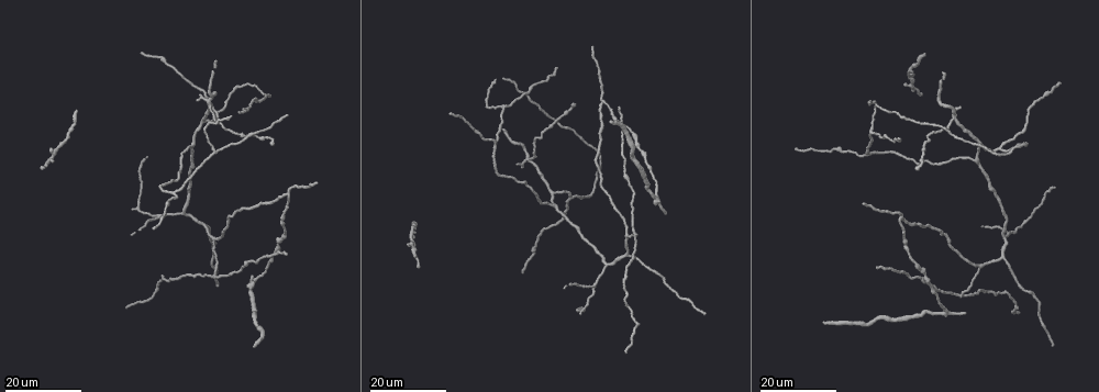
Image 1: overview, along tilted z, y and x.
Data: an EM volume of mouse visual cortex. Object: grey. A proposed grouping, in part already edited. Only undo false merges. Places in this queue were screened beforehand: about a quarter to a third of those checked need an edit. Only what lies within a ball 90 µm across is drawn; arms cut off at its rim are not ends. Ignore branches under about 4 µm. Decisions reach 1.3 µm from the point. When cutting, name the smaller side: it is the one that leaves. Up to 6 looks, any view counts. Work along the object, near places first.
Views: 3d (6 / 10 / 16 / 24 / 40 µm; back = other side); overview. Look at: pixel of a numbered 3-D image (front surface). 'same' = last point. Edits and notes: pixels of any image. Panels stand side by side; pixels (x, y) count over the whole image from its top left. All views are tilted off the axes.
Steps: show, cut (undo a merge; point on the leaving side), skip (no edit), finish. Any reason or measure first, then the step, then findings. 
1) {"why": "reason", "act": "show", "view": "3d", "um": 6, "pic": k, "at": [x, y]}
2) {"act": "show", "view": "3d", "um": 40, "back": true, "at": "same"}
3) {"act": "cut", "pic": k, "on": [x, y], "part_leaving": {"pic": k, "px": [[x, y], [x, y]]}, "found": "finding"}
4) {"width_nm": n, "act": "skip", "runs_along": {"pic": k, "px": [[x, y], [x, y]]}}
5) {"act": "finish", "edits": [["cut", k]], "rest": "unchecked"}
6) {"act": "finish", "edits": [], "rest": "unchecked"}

{"why": "arms part here", "act": "show", "view": "3d", "um": 16, "pic": 1, "at": [175, 193]}

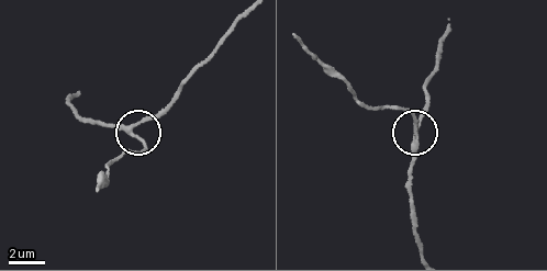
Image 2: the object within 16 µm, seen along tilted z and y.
{"act": "show", "view": "3d", "um": 6, "pic": 2, "at": [136, 125]}

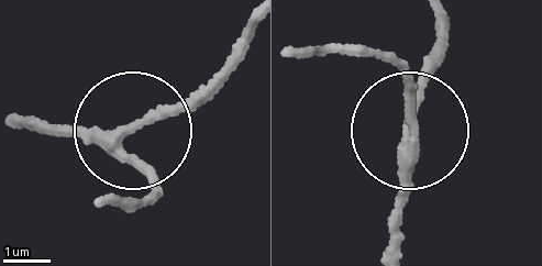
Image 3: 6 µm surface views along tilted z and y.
{"width_nm": 220, "act": "skip", "runs_along": {"pic": 3, "px": [[399, 240], [409, 128], [396, 59]]}, "found": "one neuron here"}

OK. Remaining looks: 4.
{"why": "side arm on a straight run", "act": "show", "view": "3d", "um": 24, "pic": 1, "at": [953, 116]}

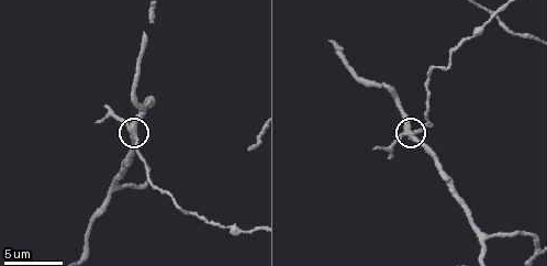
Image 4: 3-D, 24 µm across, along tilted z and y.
{"act": "show", "view": "3d", "um": 6, "pic": 4, "at": [136, 135]}

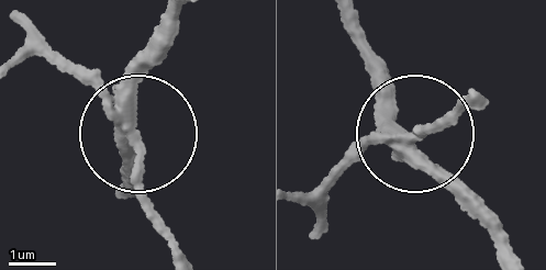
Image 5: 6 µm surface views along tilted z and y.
{"arms": 3, "act": "cut", "pic": 5, "on": [75, 77], "part_leaving": {"pic": 5, "px": [[131, 133], [166, 242]]}, "found": "two neurons meet here"}

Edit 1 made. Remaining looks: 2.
{"why": "arms part here", "act": "show", "view": "3d", "um": 24, "pic": 1, "at": [635, 236]}

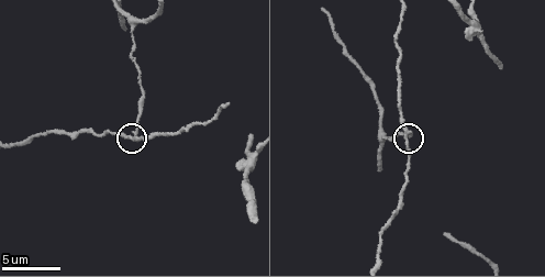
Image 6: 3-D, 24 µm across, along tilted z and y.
{"act": "show", "view": "3d", "um": 10, "pic": 6, "at": [405, 132]}

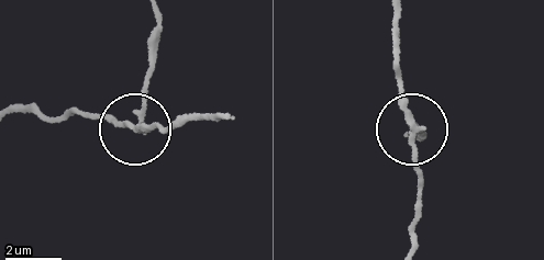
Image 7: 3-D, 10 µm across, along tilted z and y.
{"arms": 3, "act": "cut", "pic": 7, "on": [421, 170], "found": "a second neuron is stuck on"}

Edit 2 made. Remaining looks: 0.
{"act": "finish", "edits": [["cut", 5], ["cut", 7]], "rest": "unchecked"}

